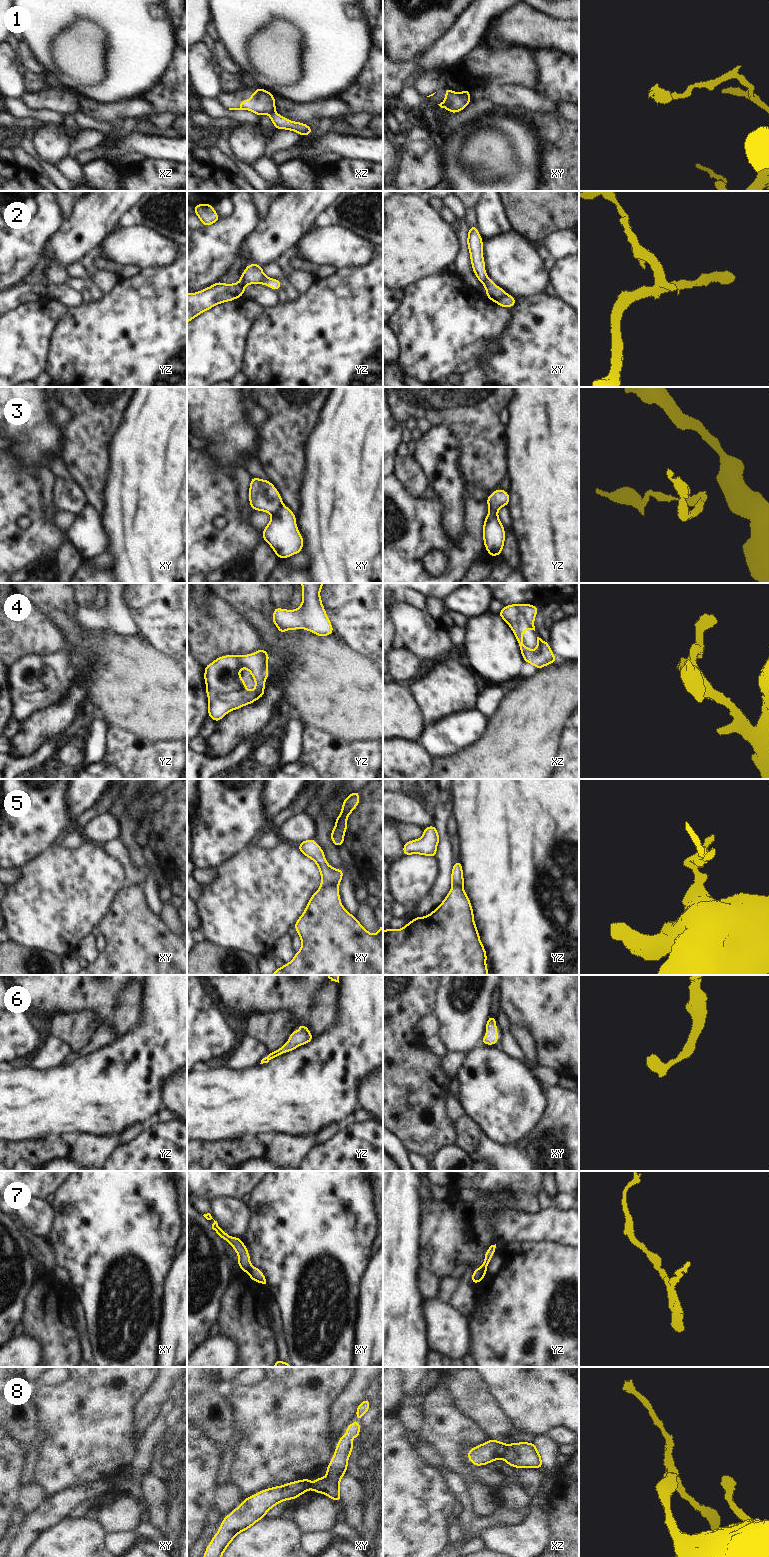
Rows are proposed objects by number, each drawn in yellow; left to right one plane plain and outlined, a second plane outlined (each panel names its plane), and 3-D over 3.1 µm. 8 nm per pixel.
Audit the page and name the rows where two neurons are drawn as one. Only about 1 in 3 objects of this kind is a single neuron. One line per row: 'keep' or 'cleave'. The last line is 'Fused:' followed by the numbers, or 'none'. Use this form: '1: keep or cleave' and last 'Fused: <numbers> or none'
1: cleave
2: cleave
3: cleave
4: keep
5: cleave
6: keep
7: cleave
8: cleave
Fused: 1, 2, 3, 5, 7, 8

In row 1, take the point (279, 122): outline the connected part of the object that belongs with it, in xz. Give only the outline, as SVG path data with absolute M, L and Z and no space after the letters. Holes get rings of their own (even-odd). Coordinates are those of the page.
M275 110L269 114L270 120L272 121L275 129L291 130L298 133L301 136L307 136L312 134L313 128L309 127L307 124L302 122L291 121L279 115Z

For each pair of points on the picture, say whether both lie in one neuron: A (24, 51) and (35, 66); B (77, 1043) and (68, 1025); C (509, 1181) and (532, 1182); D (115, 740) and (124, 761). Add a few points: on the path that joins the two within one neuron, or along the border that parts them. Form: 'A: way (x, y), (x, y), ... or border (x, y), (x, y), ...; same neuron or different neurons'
A: way (24, 55), (31, 62); same neuron
B: way (77, 1039), (77, 1034), (72, 1029); same neuron
C: way (515, 1181), (526, 1181); same neuron
D: way (120, 745), (124, 750), (124, 756); same neuron

